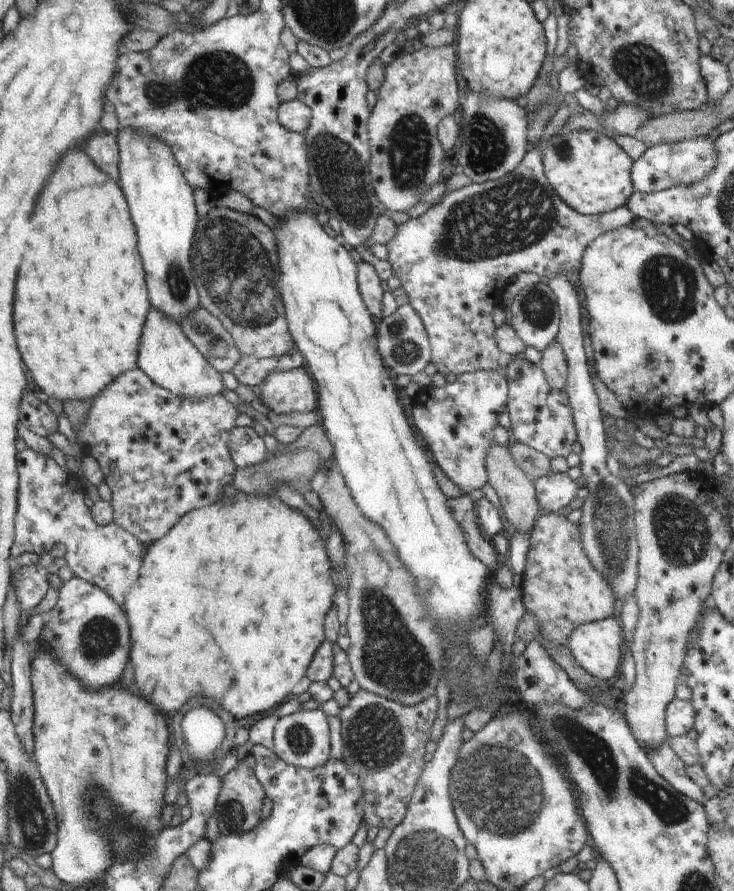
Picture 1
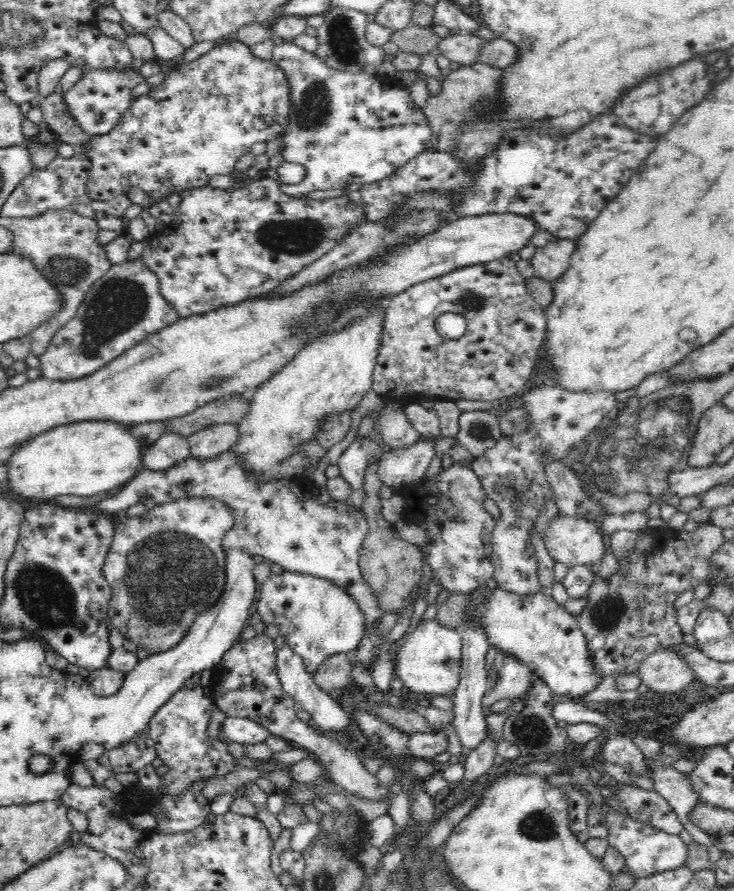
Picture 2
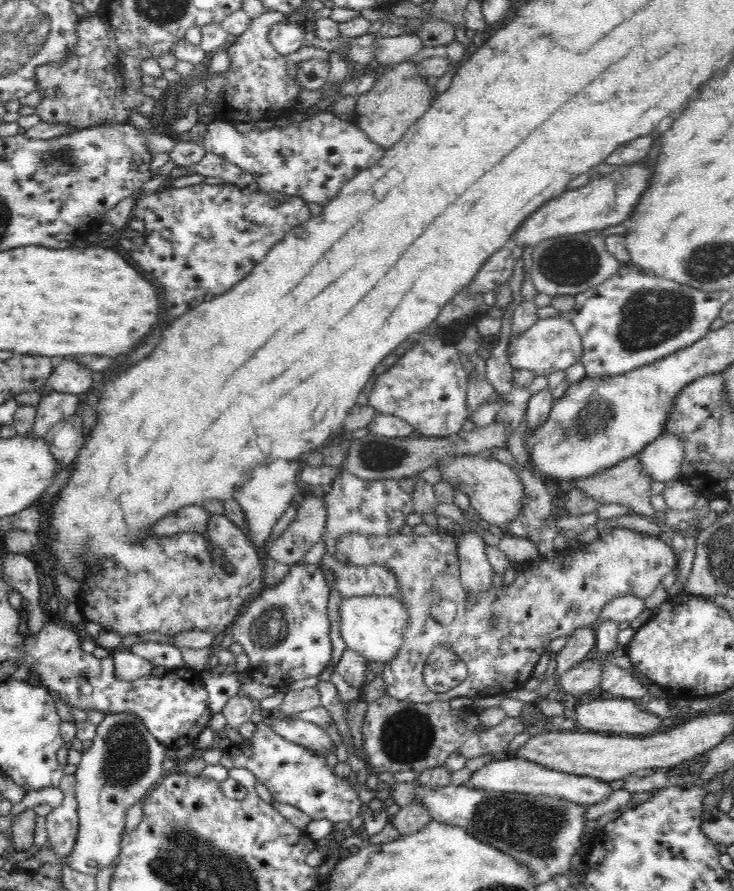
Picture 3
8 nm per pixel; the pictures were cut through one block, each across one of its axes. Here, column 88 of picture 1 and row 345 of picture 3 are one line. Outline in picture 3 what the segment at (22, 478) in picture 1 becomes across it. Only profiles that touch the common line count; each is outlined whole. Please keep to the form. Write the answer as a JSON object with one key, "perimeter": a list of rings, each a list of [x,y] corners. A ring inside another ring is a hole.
{"perimeter":[[[567,315],[552,316],[536,320],[536,324],[530,326],[524,334],[520,332],[520,334],[510,336],[507,353],[512,368],[532,370],[535,376],[550,375],[558,370],[565,371],[576,362],[581,362],[582,339]]]}

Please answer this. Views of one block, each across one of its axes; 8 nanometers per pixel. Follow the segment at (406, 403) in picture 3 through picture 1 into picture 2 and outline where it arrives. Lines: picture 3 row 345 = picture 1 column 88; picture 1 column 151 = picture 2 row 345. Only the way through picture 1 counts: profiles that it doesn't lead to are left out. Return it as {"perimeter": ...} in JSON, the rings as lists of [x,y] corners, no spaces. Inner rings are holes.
{"perimeter":[[[510,257],[501,258],[493,262],[481,263],[473,266],[466,266],[448,274],[440,275],[436,278],[428,279],[424,282],[416,283],[414,286],[408,287],[404,292],[393,296],[388,300],[385,315],[383,318],[383,329],[380,337],[379,349],[377,350],[376,364],[373,370],[373,388],[378,395],[385,399],[399,401],[401,404],[421,403],[425,399],[441,399],[445,401],[456,402],[457,400],[498,400],[514,396],[526,390],[528,379],[534,372],[534,362],[538,360],[538,350],[542,348],[546,341],[547,330],[546,313],[544,307],[538,304],[532,295],[528,293],[525,278],[519,273],[516,263],[510,260]],[[445,312],[456,312],[462,314],[466,319],[466,332],[460,338],[454,340],[440,336],[436,330],[436,319]]]}

